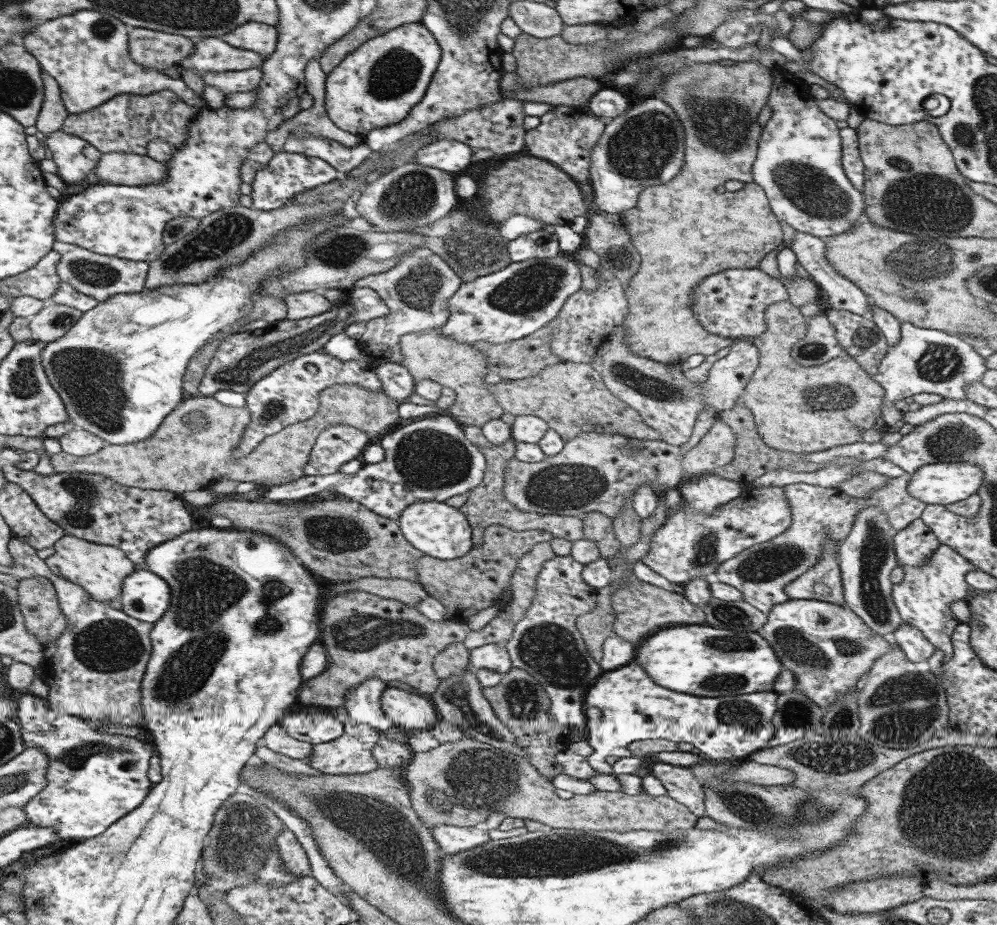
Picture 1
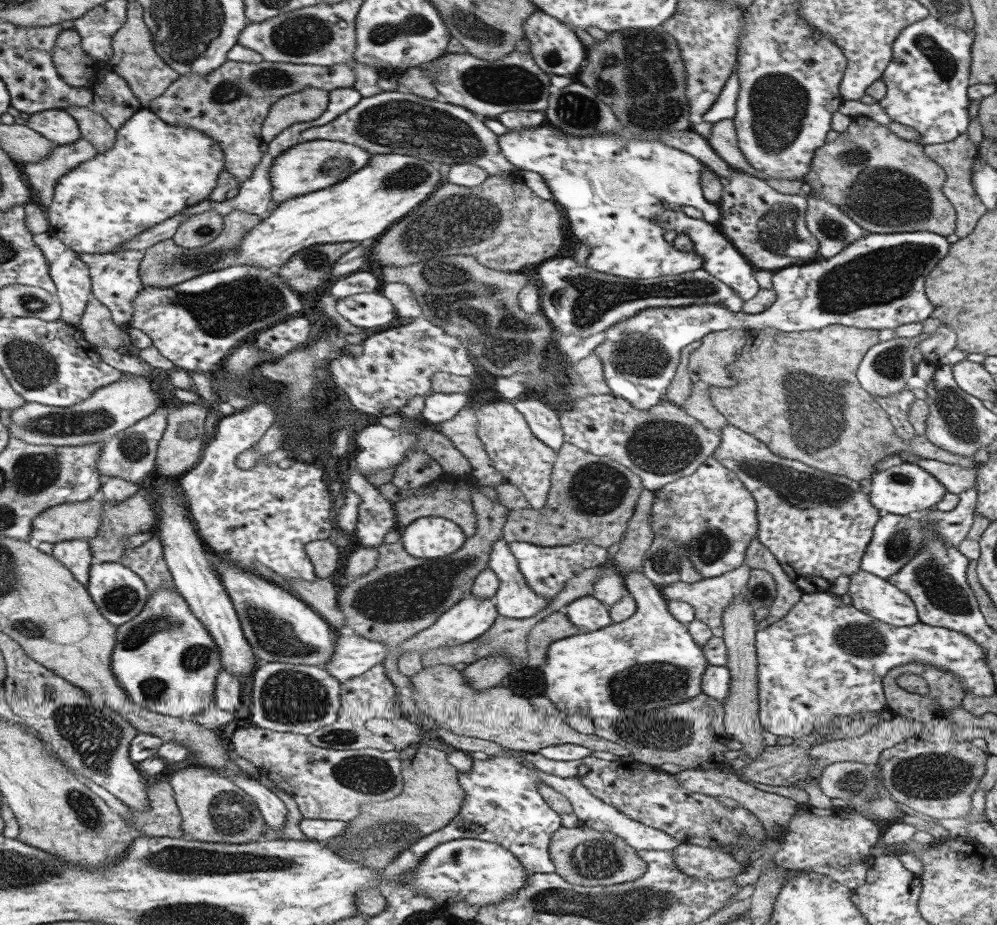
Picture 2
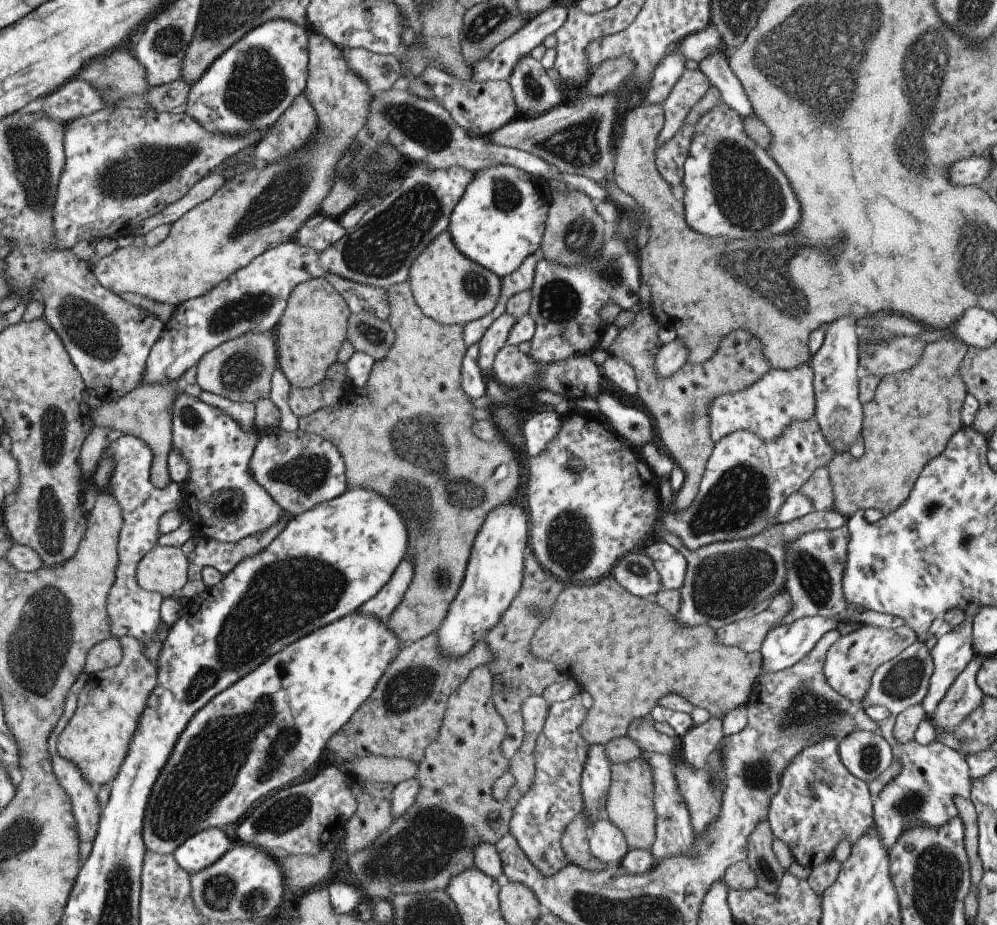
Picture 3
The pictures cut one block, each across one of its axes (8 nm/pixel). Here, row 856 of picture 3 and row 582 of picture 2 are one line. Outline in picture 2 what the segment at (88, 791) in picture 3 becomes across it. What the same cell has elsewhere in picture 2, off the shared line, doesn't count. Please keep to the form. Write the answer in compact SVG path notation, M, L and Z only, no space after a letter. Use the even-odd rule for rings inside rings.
M72 540L54 543L53 551L56 560L59 560L72 571L78 582L87 586L90 565L95 561L88 541Z

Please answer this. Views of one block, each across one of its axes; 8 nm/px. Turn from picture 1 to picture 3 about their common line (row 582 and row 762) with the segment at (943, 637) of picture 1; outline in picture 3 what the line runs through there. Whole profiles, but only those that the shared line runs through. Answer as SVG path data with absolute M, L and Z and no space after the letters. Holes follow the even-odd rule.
M918 640L893 659L882 663L873 672L869 689L858 704L864 710L878 706L890 711L888 718L879 722L878 732L890 742L895 759L901 764L901 771L873 799L873 822L889 852L896 839L909 827L924 825L940 829L956 820L959 814L954 796L971 798L969 766L959 752L938 740L921 745L914 739L901 743L892 736L894 719L907 708L920 705L926 696L935 667L931 647L930 643Z

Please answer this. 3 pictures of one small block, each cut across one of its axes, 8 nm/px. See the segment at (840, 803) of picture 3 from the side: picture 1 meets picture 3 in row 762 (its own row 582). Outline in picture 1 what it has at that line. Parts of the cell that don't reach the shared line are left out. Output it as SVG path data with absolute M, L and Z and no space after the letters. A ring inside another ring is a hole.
M826 538L821 559L804 574L789 582L785 593L789 599L812 599L845 606L843 578L839 567L839 545Z

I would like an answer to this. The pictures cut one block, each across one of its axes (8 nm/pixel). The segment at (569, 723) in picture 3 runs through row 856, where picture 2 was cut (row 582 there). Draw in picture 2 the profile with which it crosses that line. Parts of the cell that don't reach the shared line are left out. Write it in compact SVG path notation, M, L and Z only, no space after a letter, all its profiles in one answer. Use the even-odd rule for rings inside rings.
M589 541L576 542L562 546L538 546L535 543L512 542L509 544L512 554L517 558L520 572L524 575L530 588L545 597L556 596L577 572L598 567L609 562L607 549L596 546Z

